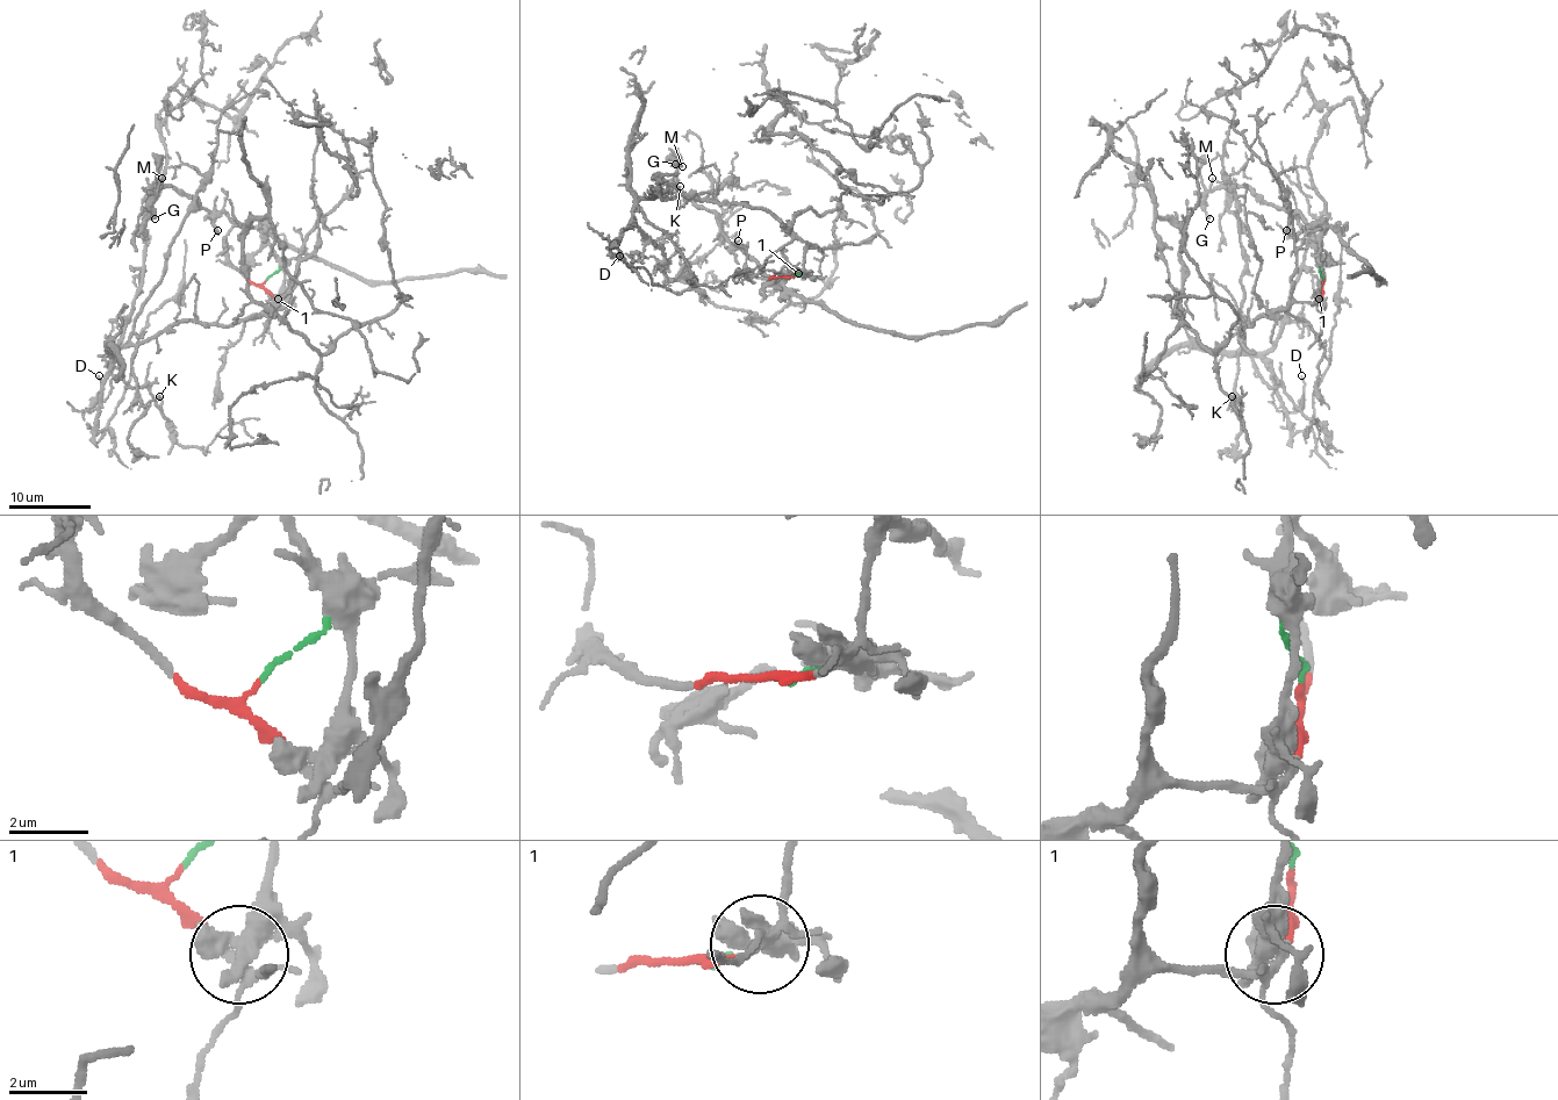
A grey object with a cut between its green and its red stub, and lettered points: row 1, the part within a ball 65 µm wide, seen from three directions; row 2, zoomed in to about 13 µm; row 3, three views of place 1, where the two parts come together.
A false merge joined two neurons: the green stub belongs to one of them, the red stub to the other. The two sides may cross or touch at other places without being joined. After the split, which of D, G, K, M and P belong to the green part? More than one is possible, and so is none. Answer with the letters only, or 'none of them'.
G, M, P

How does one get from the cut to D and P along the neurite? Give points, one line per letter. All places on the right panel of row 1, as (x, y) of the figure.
D: (1323, 280), (1315, 303), (1278, 307), (1239, 330), (1290, 412), (1302, 397), (1300, 375)
P: (1323, 280), (1319, 239), (1327, 227), (1308, 224), (1297, 213), (1286, 231)

